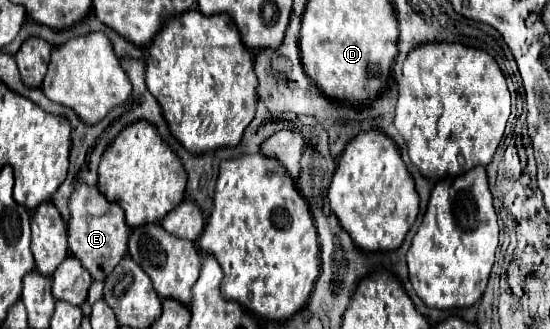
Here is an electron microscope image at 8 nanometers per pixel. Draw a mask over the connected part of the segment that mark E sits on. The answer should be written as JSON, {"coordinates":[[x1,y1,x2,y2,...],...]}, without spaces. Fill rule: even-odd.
{"coordinates":[[80,185,70,197,70,223,68,223,68,247,74,257,90,271,96,281,104,281,120,259,128,253,128,231,124,211,116,203,108,203,100,195,98,187]]}

